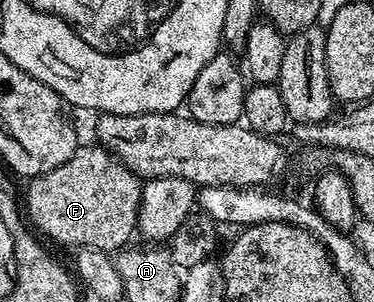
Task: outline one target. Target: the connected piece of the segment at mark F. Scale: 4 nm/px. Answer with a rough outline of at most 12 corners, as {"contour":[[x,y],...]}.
{"contour":[[77,146],[27,180],[45,240],[116,253],[137,234],[142,180]]}

